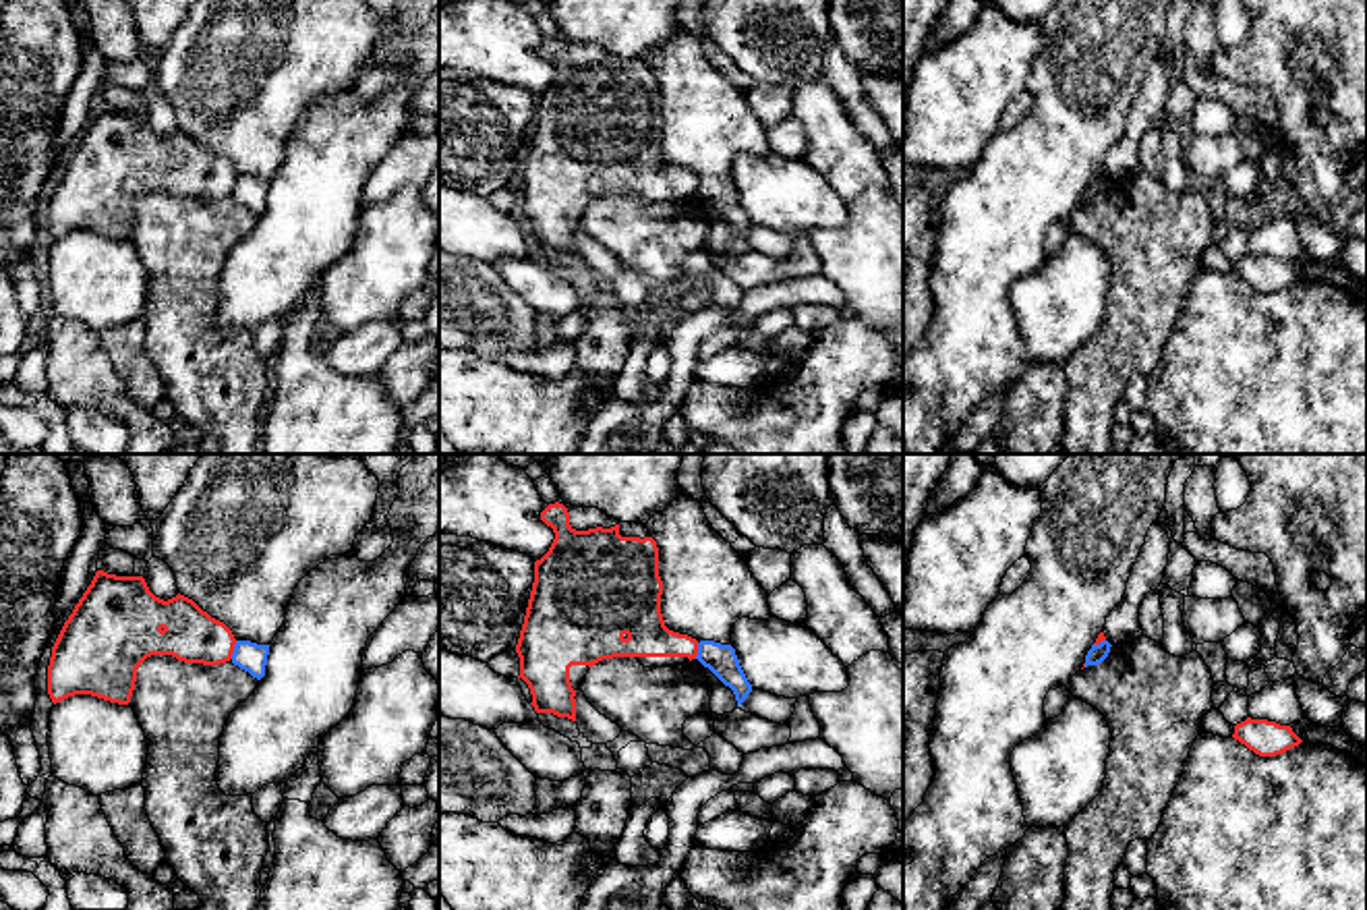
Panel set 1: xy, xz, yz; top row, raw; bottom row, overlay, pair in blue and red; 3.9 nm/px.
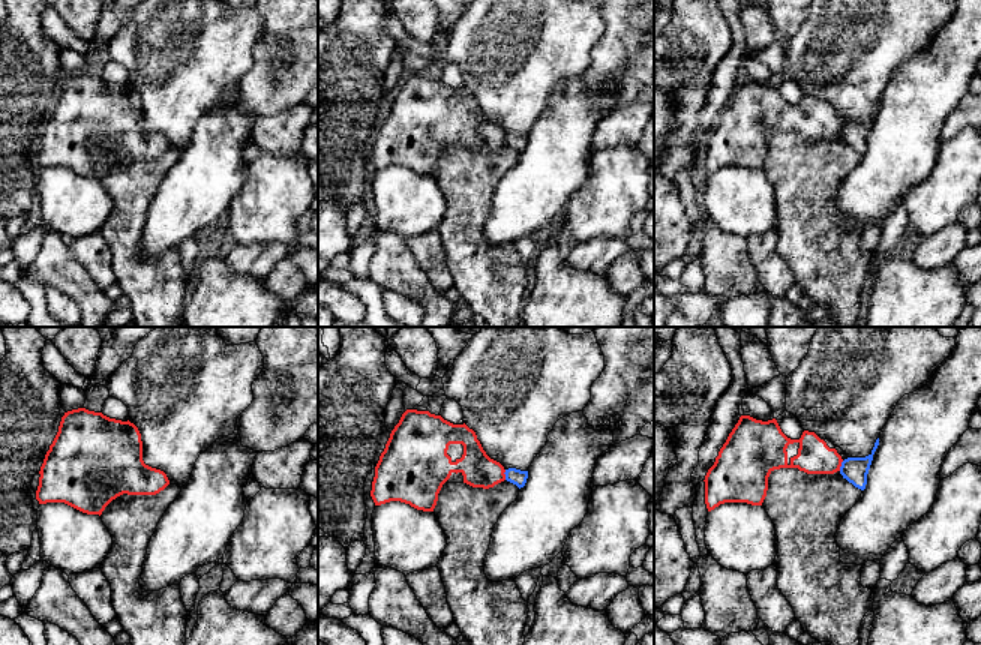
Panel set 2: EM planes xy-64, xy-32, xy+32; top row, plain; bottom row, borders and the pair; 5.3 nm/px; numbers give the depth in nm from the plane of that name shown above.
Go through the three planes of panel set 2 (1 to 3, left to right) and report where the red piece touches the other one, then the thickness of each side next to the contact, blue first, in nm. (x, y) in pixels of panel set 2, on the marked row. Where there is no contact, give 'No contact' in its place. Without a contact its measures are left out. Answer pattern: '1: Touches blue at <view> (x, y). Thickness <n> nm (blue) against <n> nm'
1: No contact
2: Touches blue at xy-32 (504, 473). Thickness 90 nm (blue) against 180 nm
3: Touches blue at xy+32 (842, 465). Thickness 140 nm (blue) against 180 nm

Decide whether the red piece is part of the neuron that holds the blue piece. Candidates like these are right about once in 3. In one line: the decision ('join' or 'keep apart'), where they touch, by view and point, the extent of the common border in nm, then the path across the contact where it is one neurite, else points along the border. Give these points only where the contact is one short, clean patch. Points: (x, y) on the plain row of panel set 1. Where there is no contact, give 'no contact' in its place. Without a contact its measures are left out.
keep apart; meets blue in xy at (235, 185); contact 80 nm long; border along xy (237, 177), (230, 193)

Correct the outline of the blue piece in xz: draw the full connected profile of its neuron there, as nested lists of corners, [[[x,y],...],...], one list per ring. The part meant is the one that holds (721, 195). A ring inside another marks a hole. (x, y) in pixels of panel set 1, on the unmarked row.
[[[700,176],[696,195],[733,226],[737,243],[752,228],[752,220],[748,218],[731,180]]]

